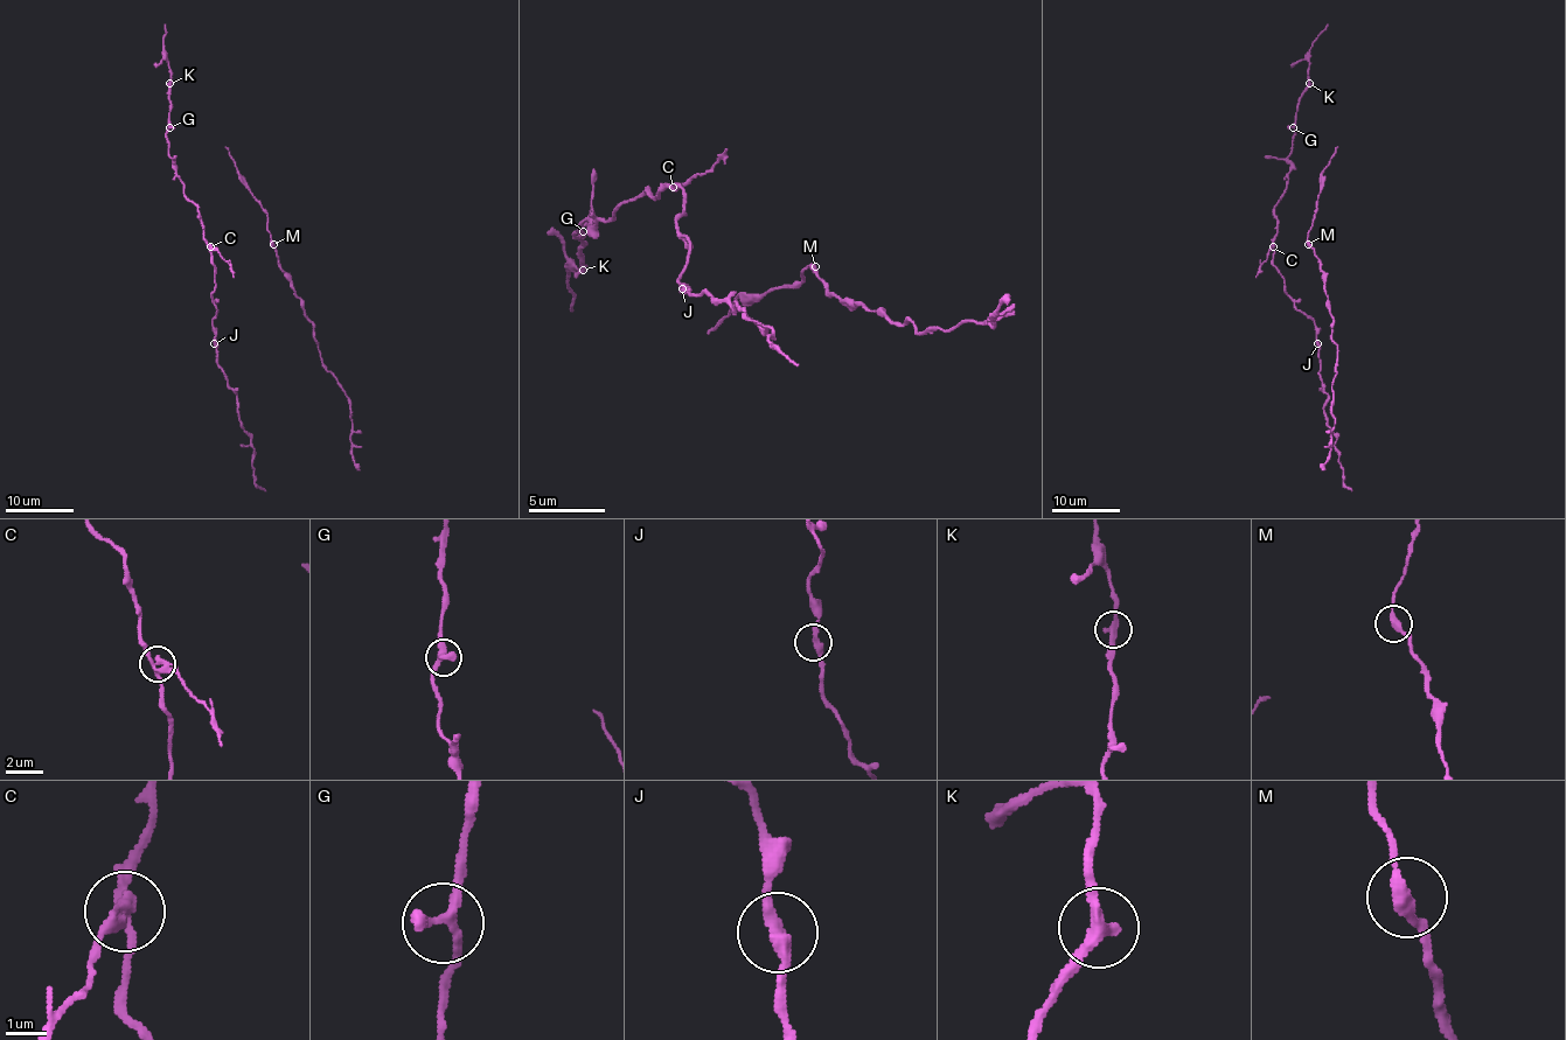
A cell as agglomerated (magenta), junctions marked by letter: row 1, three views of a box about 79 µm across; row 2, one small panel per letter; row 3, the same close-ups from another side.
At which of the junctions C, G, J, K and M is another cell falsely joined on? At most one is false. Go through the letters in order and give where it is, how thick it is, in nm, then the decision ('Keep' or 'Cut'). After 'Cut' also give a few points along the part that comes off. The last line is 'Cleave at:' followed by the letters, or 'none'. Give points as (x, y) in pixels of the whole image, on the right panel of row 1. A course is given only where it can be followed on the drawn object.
C: Place: (1273, 246). Thickness 280 nm. Cut. Course of the part to remove: (1272, 248), (1255, 278)
G: Place: (1293, 127). Thickness 320 nm. Keep
J: Place: (1317, 343). Thickness 320 nm. Keep
K: Place: (1309, 83). Thickness 320 nm. Keep
M: Place: (1308, 244). Thickness 280 nm. Keep
Cleave at: C

